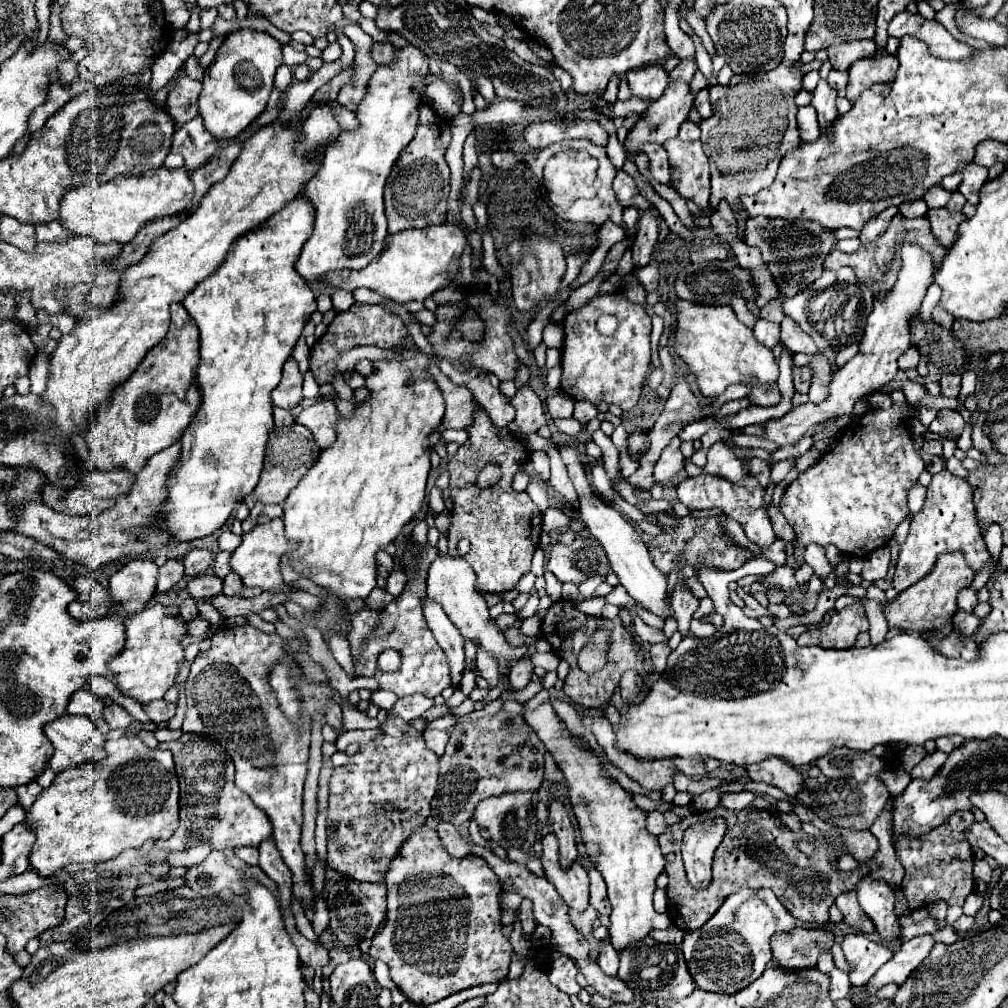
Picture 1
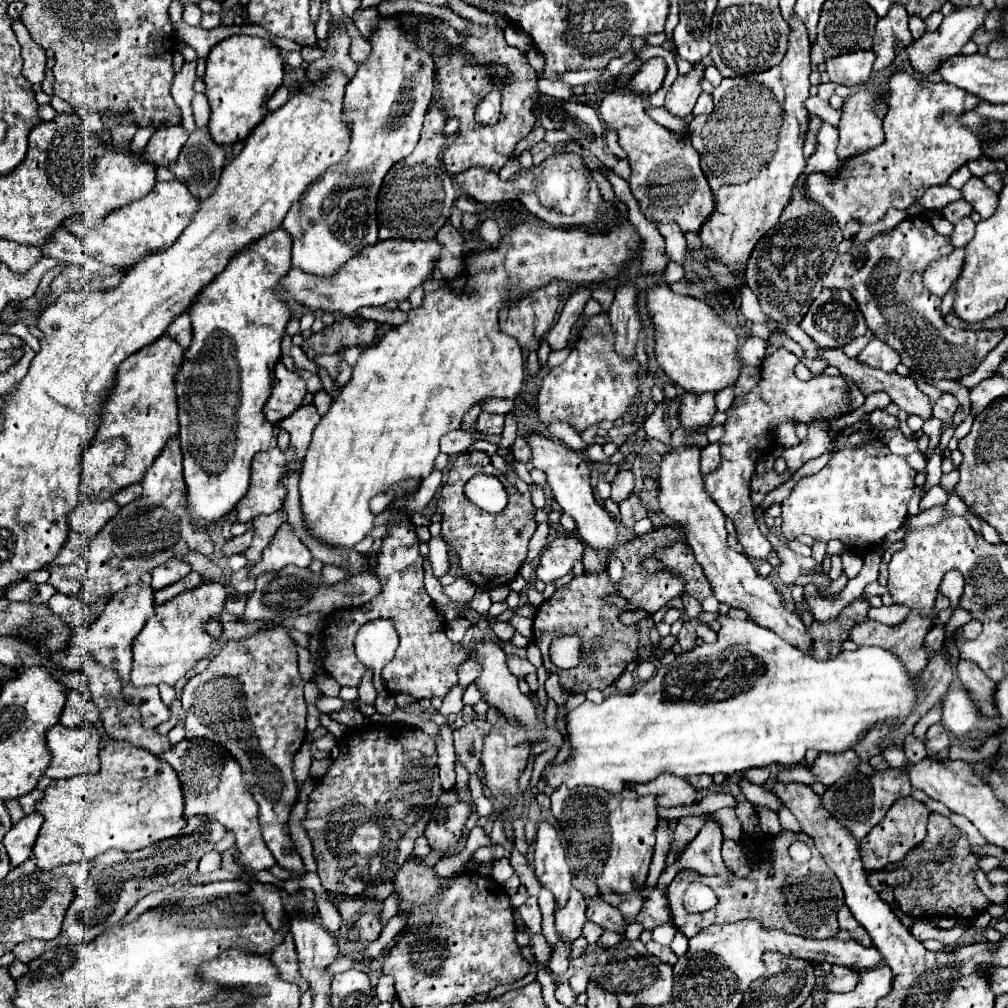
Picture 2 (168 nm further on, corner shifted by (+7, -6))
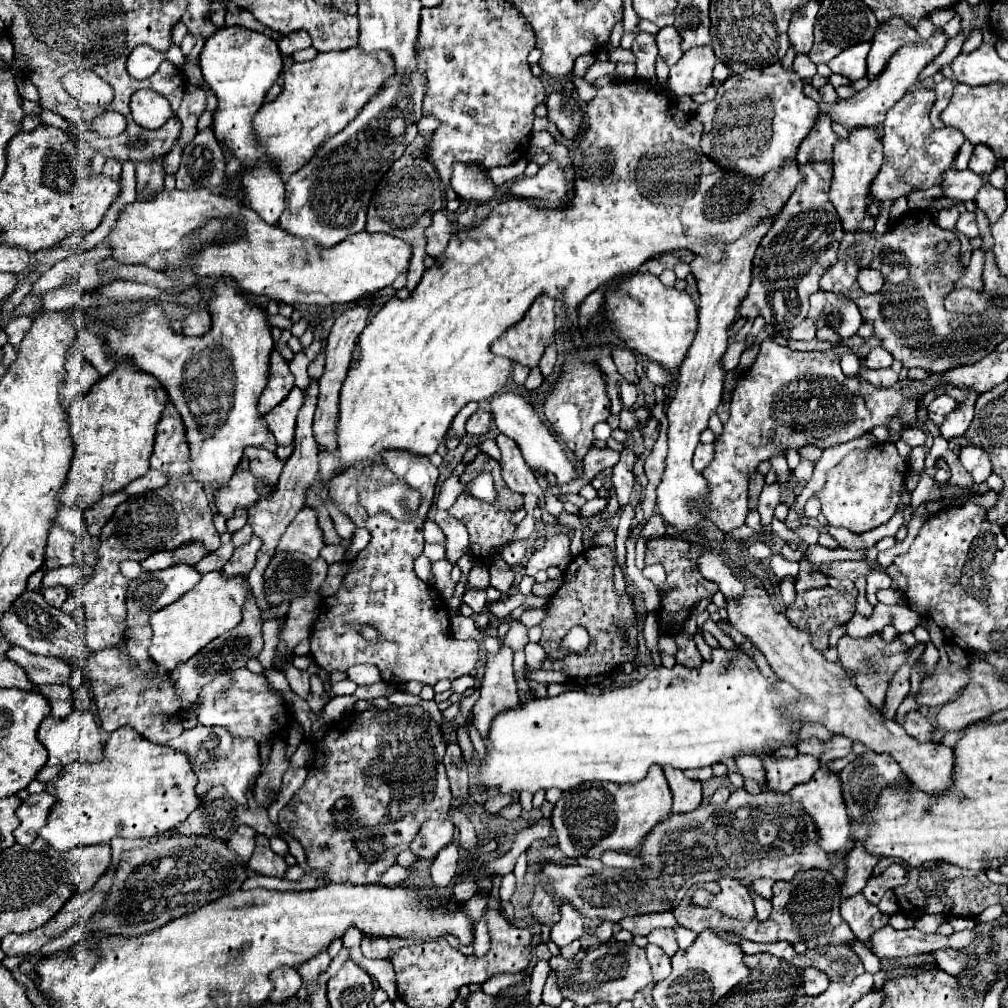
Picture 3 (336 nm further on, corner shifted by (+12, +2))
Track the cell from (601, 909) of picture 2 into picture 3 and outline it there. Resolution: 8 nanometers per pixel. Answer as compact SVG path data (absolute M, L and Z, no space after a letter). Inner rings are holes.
M672 911L666 913L650 913L650 915L638 915L638 917L626 917L620 921L620 925L630 931L632 935L648 937L656 929L674 929L676 919Z

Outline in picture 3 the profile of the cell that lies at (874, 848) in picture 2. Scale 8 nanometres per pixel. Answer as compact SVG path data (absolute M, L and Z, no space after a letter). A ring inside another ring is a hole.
M856 843L856 847L846 857L846 881L840 887L842 897L852 897L860 893L866 881L870 879L876 863L878 863L878 857L872 857L870 853L866 853L862 843Z

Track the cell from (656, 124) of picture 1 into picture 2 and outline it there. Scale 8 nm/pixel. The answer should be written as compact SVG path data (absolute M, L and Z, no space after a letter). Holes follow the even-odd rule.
M695 63L695 69L687 75L679 75L673 85L669 87L667 91L667 97L665 97L665 109L671 113L671 115L677 115L677 117L685 117L693 111L695 107L695 101L701 93L701 81L703 77L703 65L701 63Z

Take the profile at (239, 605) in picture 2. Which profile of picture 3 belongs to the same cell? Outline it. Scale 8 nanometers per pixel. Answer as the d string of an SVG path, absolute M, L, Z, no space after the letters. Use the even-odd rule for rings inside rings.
M250 597L244 605L244 621L232 629L230 633L224 633L222 637L216 637L214 641L210 641L210 645L206 645L206 649L200 649L190 661L178 665L172 673L172 679L176 681L176 691L180 691L180 699L184 705L192 705L198 697L198 693L202 691L202 687L206 683L210 683L214 677L218 677L218 673L226 673L230 669L240 669L246 667L246 661L252 657L258 657L262 651L262 611L258 609L254 597Z

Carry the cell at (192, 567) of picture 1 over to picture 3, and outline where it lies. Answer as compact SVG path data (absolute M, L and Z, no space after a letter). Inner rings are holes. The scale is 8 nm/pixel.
M174 565L170 569L162 569L162 571L154 571L154 573L140 573L136 579L130 581L128 591L126 591L126 609L128 609L128 627L126 627L126 649L130 653L130 657L134 657L136 661L140 661L140 666L144 674L148 677L154 676L152 673L153 661L148 655L148 647L150 647L150 615L158 609L164 609L166 605L174 603L176 599L180 599L186 591L190 591L200 579L200 573L190 567L190 565Z

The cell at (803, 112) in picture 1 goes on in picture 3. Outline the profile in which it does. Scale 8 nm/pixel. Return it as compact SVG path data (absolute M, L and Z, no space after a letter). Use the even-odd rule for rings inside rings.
M822 115L818 119L818 125L802 141L798 149L798 163L810 163L810 161L830 161L832 163L834 141L838 141L838 135L832 131L830 119Z

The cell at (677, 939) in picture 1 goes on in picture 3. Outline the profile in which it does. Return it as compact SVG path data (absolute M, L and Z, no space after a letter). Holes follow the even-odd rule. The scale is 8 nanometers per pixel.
M656 945L646 947L646 957L650 961L650 967L654 971L654 983L662 981L666 975L670 975L670 957Z

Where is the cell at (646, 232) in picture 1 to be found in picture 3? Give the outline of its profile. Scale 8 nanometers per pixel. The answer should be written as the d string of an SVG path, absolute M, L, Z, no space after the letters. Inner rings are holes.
M614 347L612 349L612 359L618 367L618 373L632 385L636 385L640 381L640 377L636 375L636 357L632 351L622 349L622 347Z

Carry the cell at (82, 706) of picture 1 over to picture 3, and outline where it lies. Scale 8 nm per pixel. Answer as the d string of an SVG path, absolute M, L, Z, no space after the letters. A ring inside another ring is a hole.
M36 685L34 689L48 699L48 705L52 711L50 715L54 719L64 719L74 709L70 685Z

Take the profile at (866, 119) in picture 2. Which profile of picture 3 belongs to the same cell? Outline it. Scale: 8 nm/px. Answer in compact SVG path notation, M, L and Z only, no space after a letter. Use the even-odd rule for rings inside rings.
M860 127L850 131L850 137L838 139L834 147L834 177L830 187L830 203L836 207L844 231L846 233L872 233L874 231L874 217L866 213L870 205L870 185L874 177L878 175L878 169L882 167L884 155L882 155L882 143L876 139L876 129Z

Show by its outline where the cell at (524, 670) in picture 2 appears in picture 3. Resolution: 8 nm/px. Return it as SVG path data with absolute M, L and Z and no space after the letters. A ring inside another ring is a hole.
M514 621L514 623L510 625L510 629L508 629L506 637L504 637L504 643L506 643L506 645L510 645L514 651L524 649L524 645L528 643L528 629L526 629L522 623Z

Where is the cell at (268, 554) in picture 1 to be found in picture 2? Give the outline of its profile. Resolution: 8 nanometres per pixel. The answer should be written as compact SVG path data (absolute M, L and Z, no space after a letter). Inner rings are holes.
M283 523L279 527L279 533L275 533L275 537L271 539L271 545L267 545L267 549L263 549L261 559L251 567L249 577L257 579L259 575L263 575L265 571L279 571L287 565L295 565L295 567L307 567L311 563L311 551L293 535L293 529Z

